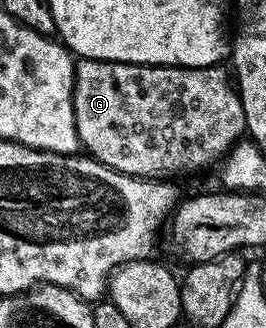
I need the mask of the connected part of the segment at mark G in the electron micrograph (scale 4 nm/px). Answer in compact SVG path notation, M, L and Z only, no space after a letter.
M78 57L75 62L73 79L73 119L77 129L77 141L87 149L88 157L95 158L103 165L117 170L120 174L129 174L133 178L152 178L154 180L173 176L176 170L197 170L200 166L216 167L230 150L242 141L246 133L245 113L241 95L237 93L234 79L224 65L216 66L141 66L138 62L108 62L98 58Z

